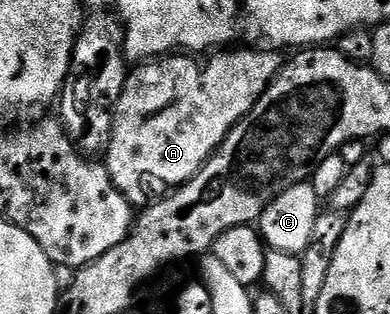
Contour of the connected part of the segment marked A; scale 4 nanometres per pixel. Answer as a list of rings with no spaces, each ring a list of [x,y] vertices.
[[[240,48],[212,55],[217,57],[209,56],[208,66],[200,73],[200,81],[193,85],[192,73],[180,55],[172,55],[155,63],[137,64],[127,74],[114,110],[114,128],[110,138],[113,151],[125,157],[126,168],[136,168],[144,177],[165,181],[168,187],[179,187],[212,158],[212,154],[228,138],[228,132],[255,107],[256,100],[263,95],[269,81],[282,68],[282,57],[276,53],[259,53],[256,49]]]

